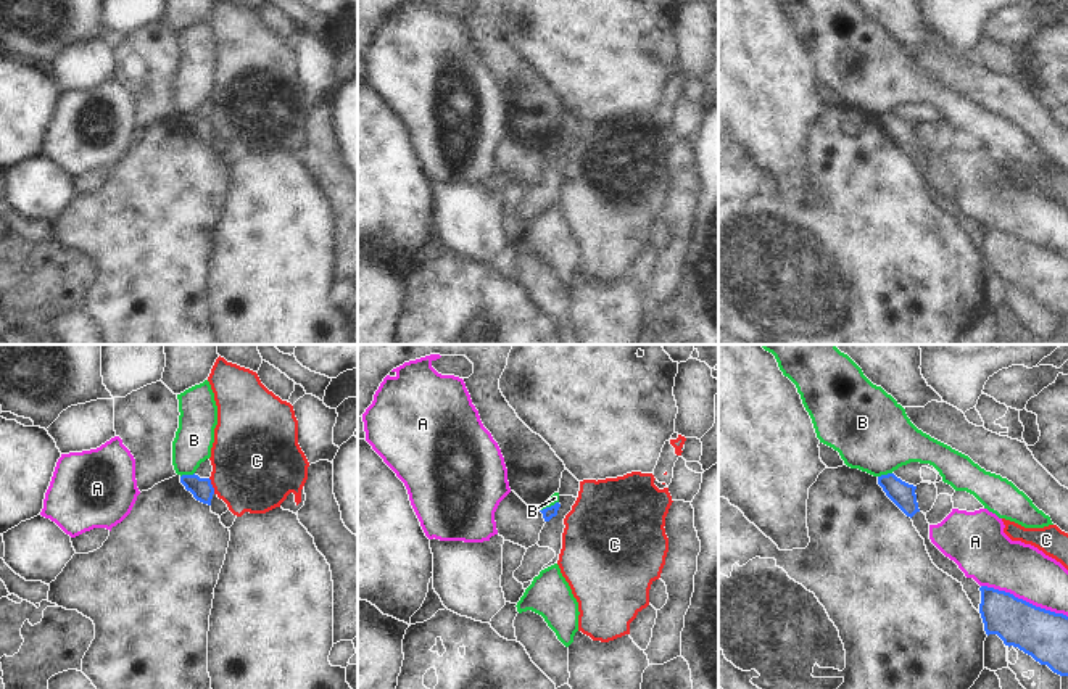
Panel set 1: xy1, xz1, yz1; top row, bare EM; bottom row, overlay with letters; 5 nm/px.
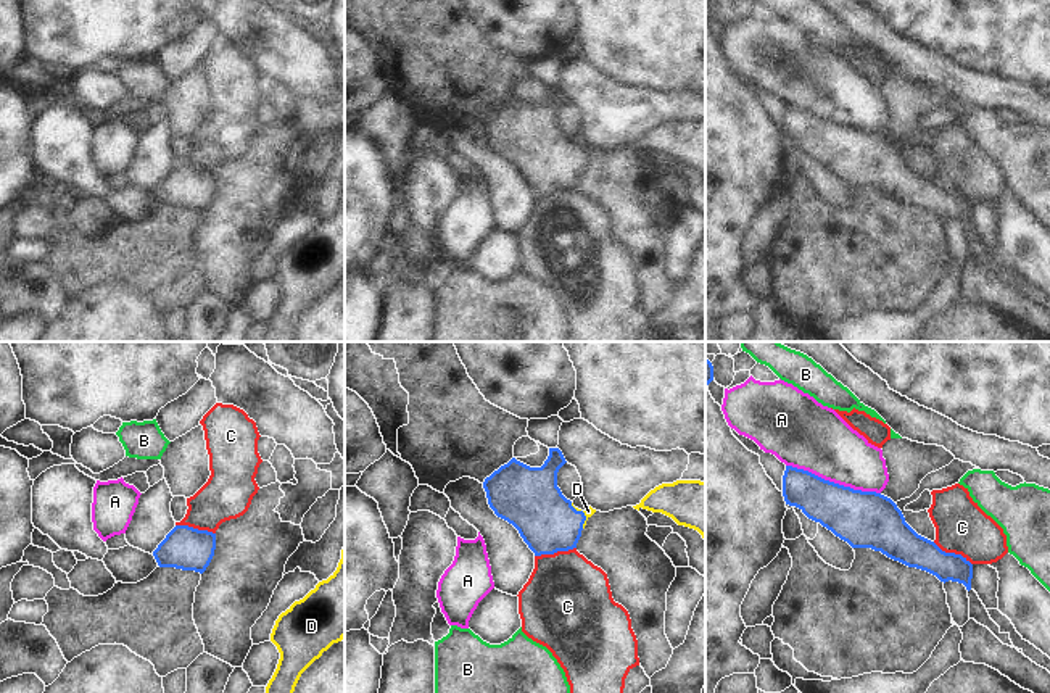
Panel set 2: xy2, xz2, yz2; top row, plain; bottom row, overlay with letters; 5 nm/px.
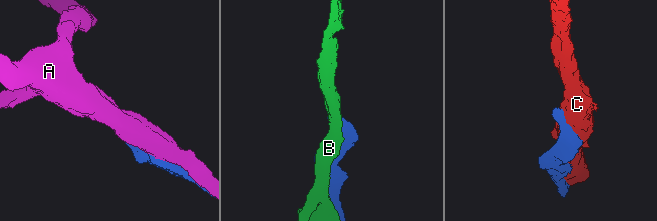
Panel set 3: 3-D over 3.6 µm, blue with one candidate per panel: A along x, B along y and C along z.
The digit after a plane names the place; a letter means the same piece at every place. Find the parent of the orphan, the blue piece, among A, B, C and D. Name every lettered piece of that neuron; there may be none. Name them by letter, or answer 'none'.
D.

